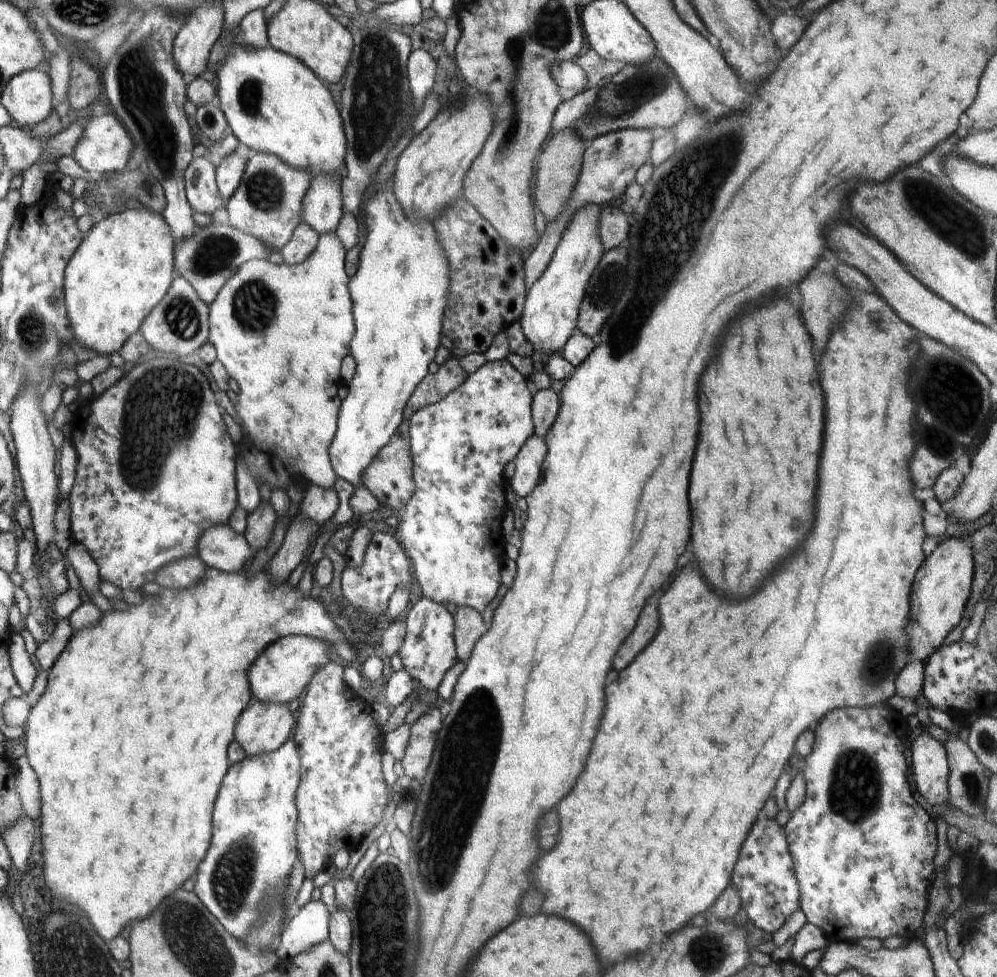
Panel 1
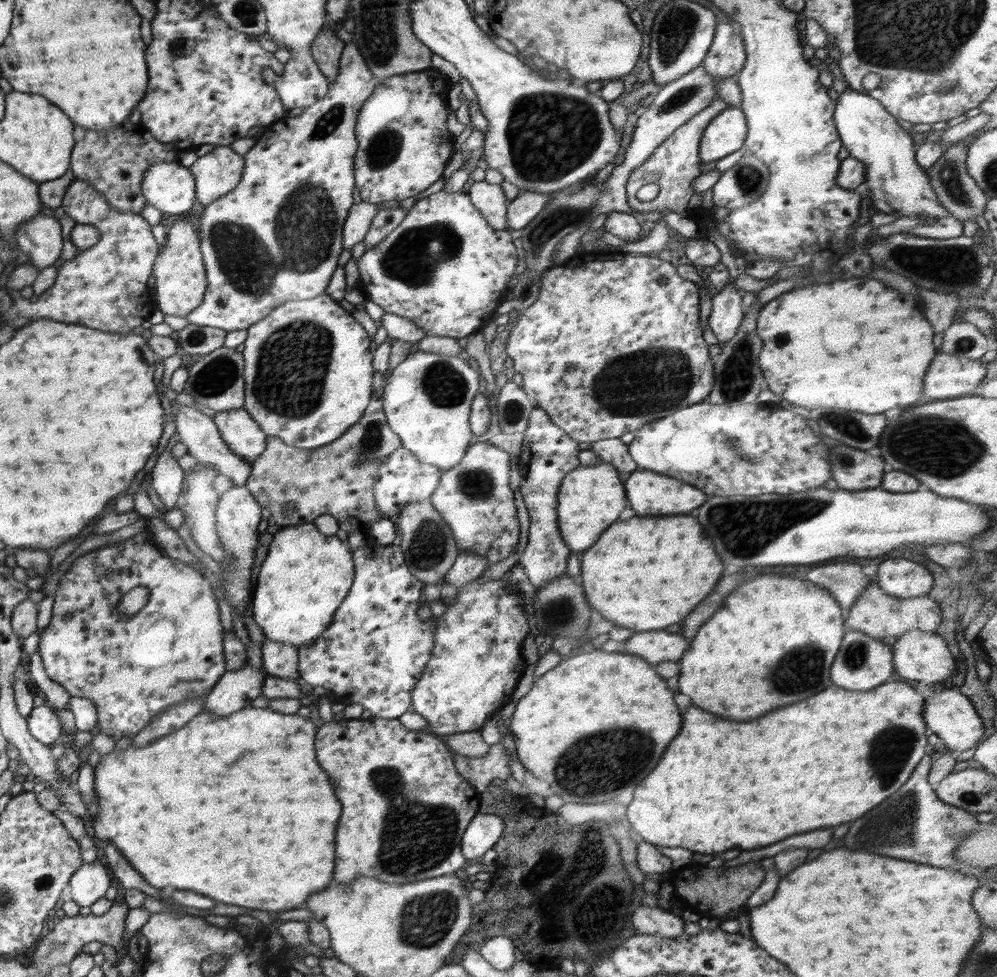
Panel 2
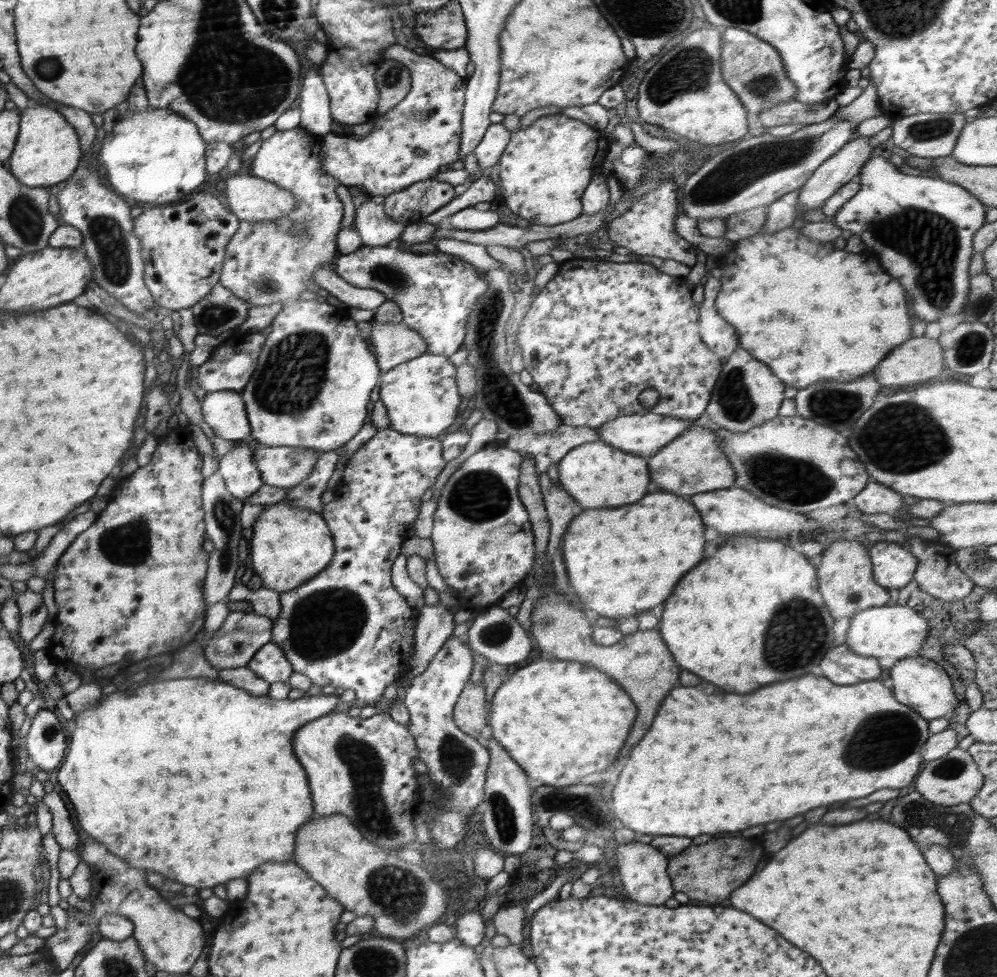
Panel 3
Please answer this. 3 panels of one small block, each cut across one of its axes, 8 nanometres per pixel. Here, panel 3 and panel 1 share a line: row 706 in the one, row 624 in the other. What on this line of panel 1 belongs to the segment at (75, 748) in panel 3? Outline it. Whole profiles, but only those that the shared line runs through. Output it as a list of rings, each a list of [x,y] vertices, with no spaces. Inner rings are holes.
[[[250,562],[244,563],[240,572],[231,573],[206,567],[202,578],[195,585],[178,590],[162,588],[157,595],[144,595],[138,606],[128,605],[124,610],[103,612],[96,624],[82,628],[70,637],[66,648],[49,670],[45,693],[35,707],[31,708],[25,722],[25,755],[38,776],[41,794],[41,818],[38,826],[44,848],[46,880],[43,891],[48,899],[49,896],[62,896],[68,898],[67,902],[76,902],[88,914],[88,918],[92,918],[92,926],[100,930],[100,936],[105,941],[112,941],[120,936],[120,931],[126,924],[152,914],[158,902],[172,890],[182,886],[182,882],[196,872],[196,866],[205,858],[212,836],[212,808],[218,788],[230,767],[226,750],[228,744],[235,740],[236,720],[254,698],[247,672],[260,653],[279,638],[304,635],[325,640],[330,644],[331,650],[344,660],[354,661],[356,658],[356,649],[350,646],[335,622],[328,617],[324,611],[324,602],[305,593],[298,585],[289,585],[287,581],[275,586],[266,568],[251,571],[248,566]]]

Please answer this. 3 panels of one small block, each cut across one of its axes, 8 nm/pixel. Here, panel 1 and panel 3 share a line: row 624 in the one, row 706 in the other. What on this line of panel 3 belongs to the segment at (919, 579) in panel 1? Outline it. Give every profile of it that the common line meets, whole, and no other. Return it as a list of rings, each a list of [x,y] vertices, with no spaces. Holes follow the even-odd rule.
[[[923,656],[908,657],[897,660],[888,670],[888,677],[892,680],[892,692],[898,702],[911,706],[927,721],[934,718],[946,717],[955,712],[960,704],[954,694],[954,684],[947,670],[936,664],[933,659]]]

